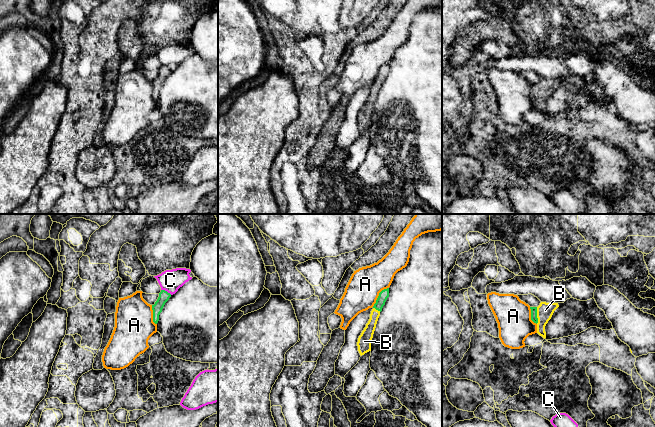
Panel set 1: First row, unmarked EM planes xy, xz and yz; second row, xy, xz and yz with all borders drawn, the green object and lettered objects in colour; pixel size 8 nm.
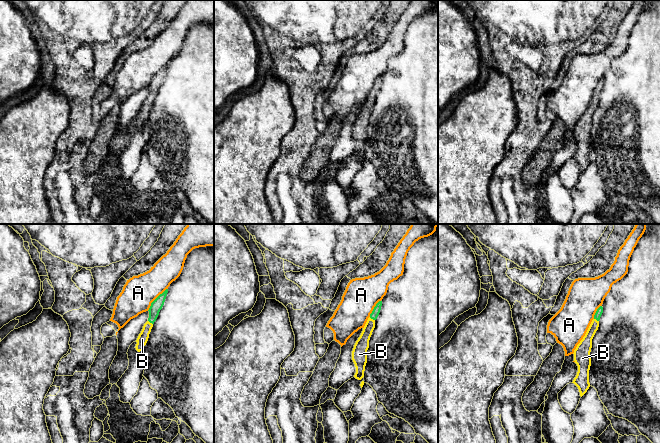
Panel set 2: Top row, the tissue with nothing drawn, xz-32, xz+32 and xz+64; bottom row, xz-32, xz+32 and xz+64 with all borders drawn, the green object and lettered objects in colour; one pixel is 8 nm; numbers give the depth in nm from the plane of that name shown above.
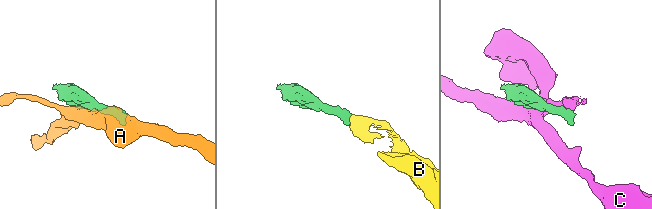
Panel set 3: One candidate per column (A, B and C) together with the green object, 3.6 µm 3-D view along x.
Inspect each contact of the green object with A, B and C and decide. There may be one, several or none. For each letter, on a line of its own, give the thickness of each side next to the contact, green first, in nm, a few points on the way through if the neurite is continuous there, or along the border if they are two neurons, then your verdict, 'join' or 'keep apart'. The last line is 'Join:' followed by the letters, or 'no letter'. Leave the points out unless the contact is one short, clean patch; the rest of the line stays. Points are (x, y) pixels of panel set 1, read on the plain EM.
A: 80 nm thick on the green side, 260 nm on the other; keep apart
B: 50 nm thick on the green side, 130 nm on the other; runs through yz (534, 94), (536, 91), (545, 86); join
C: 90 nm thick on the green side, 180 nm on the other; keep apart
Join: B

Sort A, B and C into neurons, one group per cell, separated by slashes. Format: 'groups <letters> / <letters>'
groups A / B / C

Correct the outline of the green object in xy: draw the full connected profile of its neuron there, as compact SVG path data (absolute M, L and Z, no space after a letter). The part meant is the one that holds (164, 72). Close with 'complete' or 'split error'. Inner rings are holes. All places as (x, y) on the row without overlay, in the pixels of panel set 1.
M161 66L161 68L159 69L159 73L158 73L157 77L155 78L154 81L152 81L153 98L155 100L158 99L159 91L162 88L162 85L163 85L165 79L169 76L170 73L171 73L170 69L168 69L165 66Z | complete

